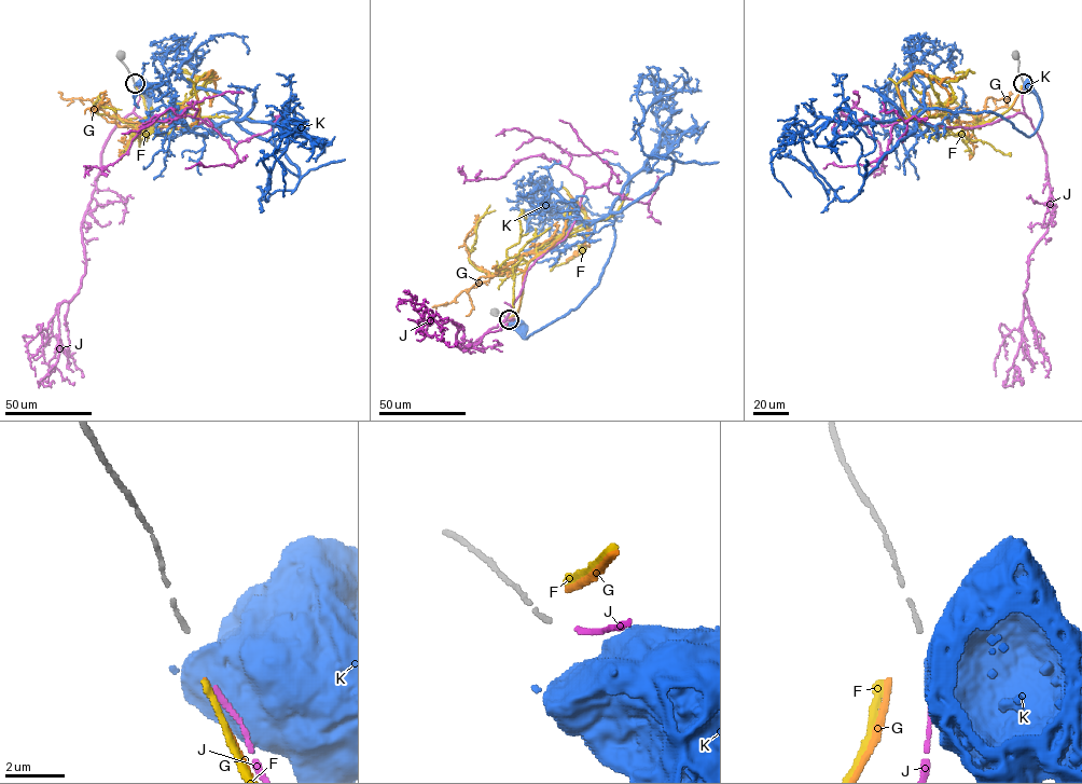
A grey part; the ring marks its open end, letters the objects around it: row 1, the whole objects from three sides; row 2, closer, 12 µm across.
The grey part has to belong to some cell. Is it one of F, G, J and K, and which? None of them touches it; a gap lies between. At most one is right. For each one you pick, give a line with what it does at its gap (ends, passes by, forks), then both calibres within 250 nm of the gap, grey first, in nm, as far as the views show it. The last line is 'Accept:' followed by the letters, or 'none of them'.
J: it ends there; 160 nm thick on the grey side, 180 nm on the other
Accept: J

